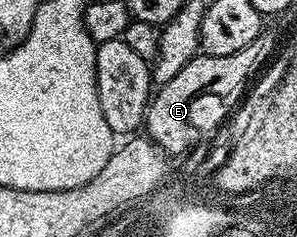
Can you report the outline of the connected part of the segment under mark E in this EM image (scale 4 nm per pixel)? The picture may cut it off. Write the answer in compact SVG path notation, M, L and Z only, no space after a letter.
M263 29L256 41L252 41L252 45L236 53L195 55L188 61L188 65L184 65L184 69L180 69L180 73L176 73L176 77L172 77L172 81L161 84L153 94L146 109L145 134L170 157L182 155L185 151L200 146L217 131L219 134L220 128L239 106L248 84L259 74L260 69L271 62L277 43L278 39L270 29Z

